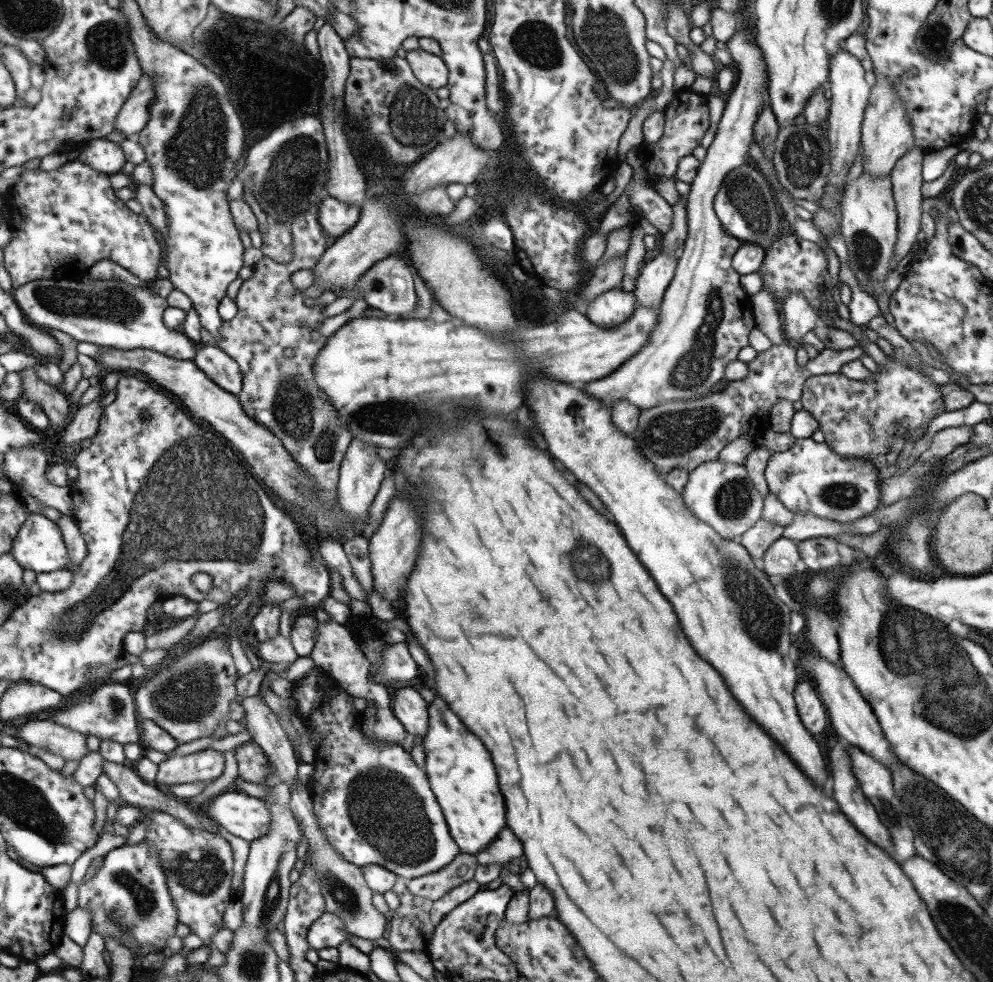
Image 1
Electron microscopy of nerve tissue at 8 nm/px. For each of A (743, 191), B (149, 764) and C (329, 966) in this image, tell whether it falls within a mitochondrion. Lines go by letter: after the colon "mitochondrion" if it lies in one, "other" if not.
A: mitochondrion
B: other
C: other

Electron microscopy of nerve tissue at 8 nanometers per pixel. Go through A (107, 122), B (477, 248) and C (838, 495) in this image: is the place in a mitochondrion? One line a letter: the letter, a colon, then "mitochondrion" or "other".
A: other
B: other
C: mitochondrion

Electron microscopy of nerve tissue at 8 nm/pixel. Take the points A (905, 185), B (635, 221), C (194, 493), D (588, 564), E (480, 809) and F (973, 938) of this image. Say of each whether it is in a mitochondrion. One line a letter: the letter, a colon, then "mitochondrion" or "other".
A: other
B: other
C: mitochondrion
D: mitochondrion
E: other
F: mitochondrion

